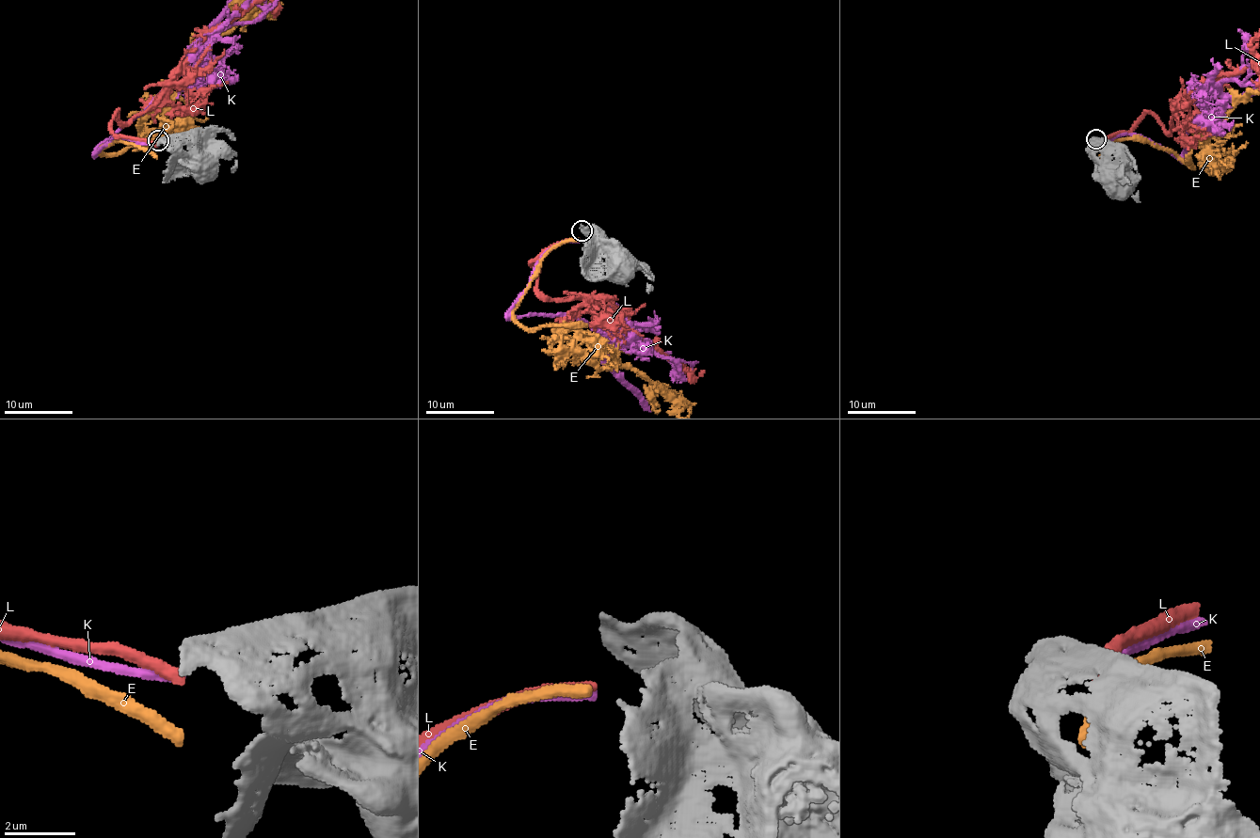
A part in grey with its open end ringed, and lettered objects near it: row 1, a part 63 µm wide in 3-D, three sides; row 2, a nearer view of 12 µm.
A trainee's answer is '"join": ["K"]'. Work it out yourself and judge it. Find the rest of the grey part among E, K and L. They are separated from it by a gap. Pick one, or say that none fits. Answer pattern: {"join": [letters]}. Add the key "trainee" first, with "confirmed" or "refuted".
{"trainee": "refuted", "join": []}

